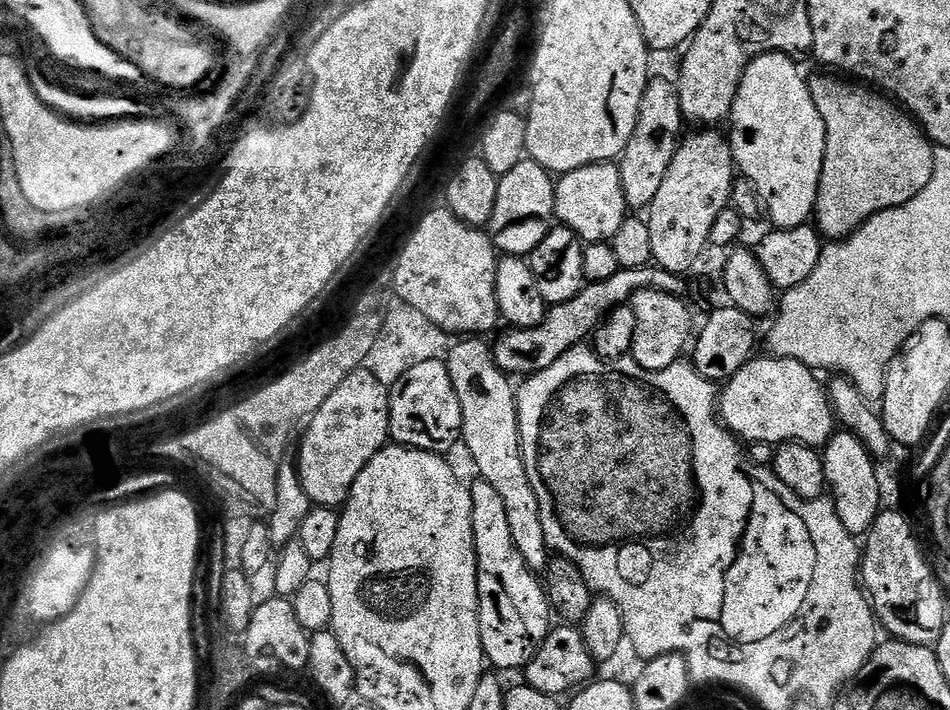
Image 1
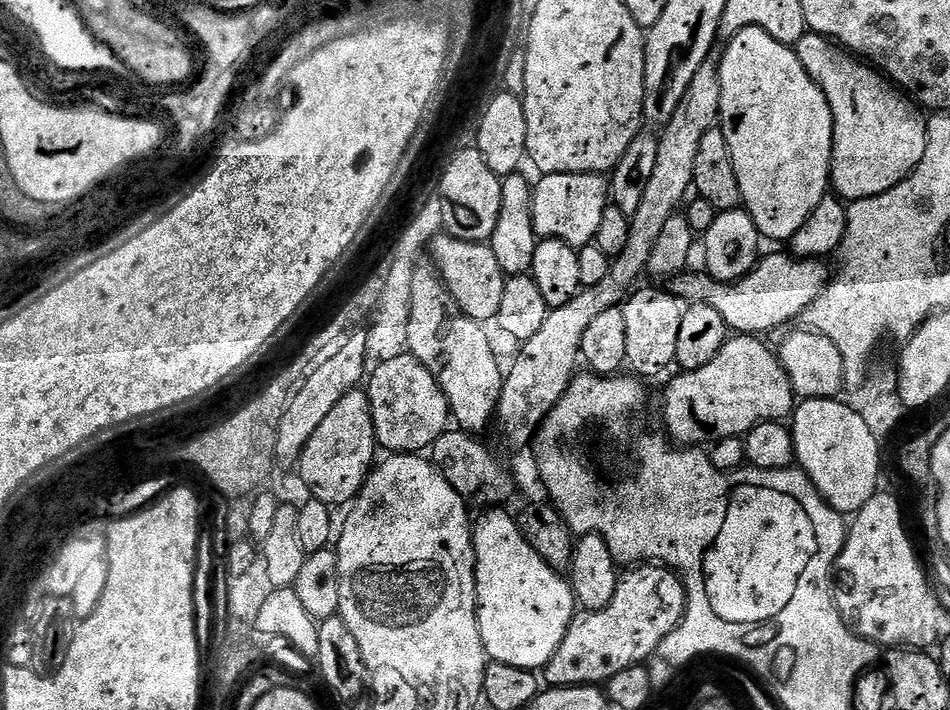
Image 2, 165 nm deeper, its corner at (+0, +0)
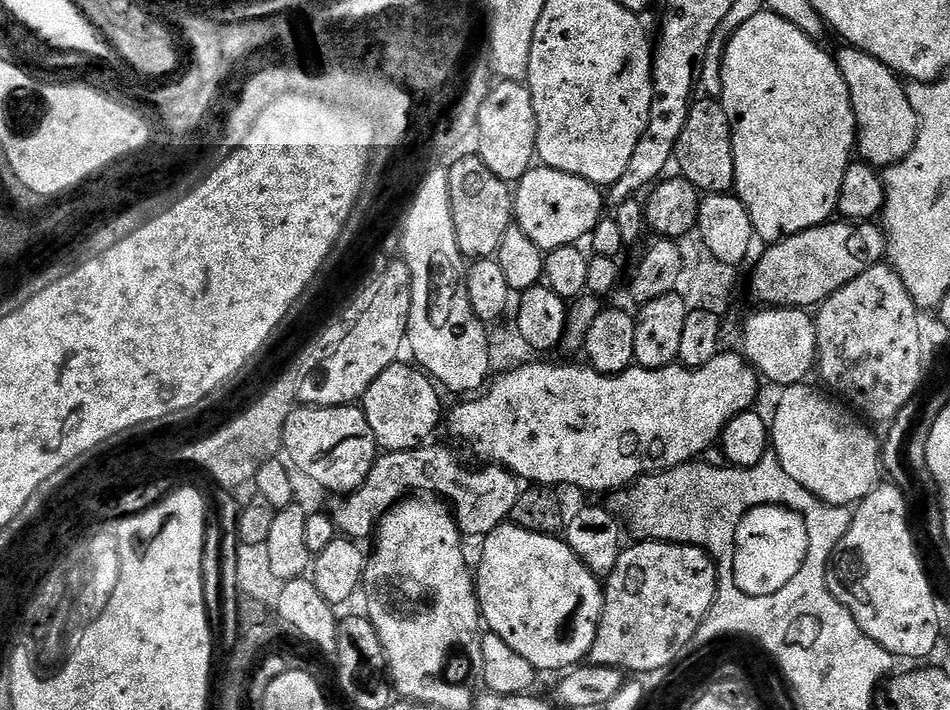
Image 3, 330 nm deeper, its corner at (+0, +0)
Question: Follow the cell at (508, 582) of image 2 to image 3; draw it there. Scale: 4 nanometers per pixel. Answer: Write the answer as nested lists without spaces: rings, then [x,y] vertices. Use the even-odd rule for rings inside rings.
[[[505,522],[489,536],[483,537],[482,544],[484,549],[480,552],[480,565],[474,568],[474,583],[480,615],[487,631],[502,638],[506,646],[518,650],[518,654],[522,654],[522,658],[526,658],[526,662],[533,664],[541,673],[560,674],[577,667],[591,653],[598,634],[598,622],[604,605],[604,589],[598,577],[556,534],[531,532],[517,524]]]

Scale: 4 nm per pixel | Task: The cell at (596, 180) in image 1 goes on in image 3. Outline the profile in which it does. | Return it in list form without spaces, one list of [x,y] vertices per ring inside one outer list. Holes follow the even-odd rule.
[[[533,166],[514,188],[514,220],[518,227],[545,253],[587,237],[606,209],[606,196],[597,185],[574,174]]]

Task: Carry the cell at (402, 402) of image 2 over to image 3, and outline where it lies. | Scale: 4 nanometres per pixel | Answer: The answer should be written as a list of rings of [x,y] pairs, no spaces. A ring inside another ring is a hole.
[[[397,362],[391,364],[366,390],[362,398],[362,407],[366,422],[374,434],[377,445],[384,452],[401,452],[418,448],[431,441],[436,427],[441,427],[440,396],[437,385],[419,367],[411,363]],[[412,367],[412,368],[411,368]],[[437,392],[437,393],[436,393]]]

